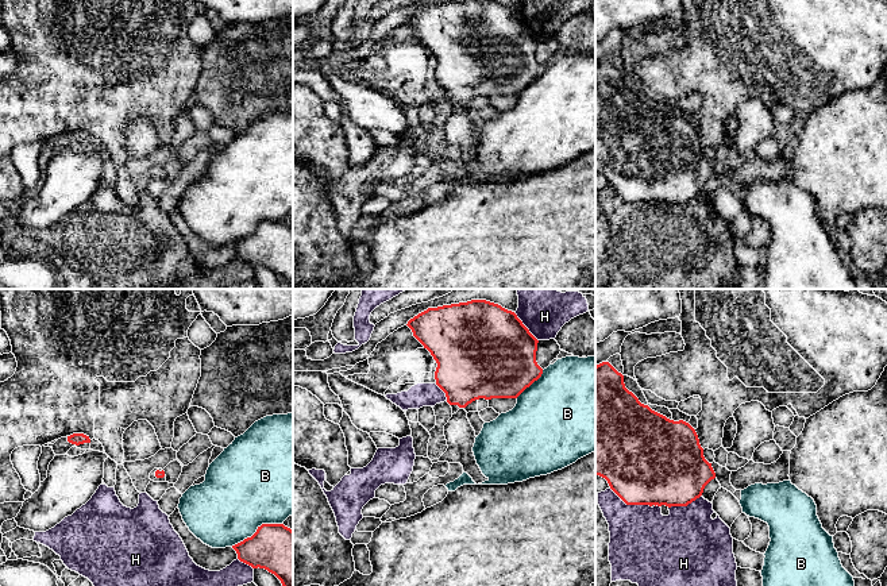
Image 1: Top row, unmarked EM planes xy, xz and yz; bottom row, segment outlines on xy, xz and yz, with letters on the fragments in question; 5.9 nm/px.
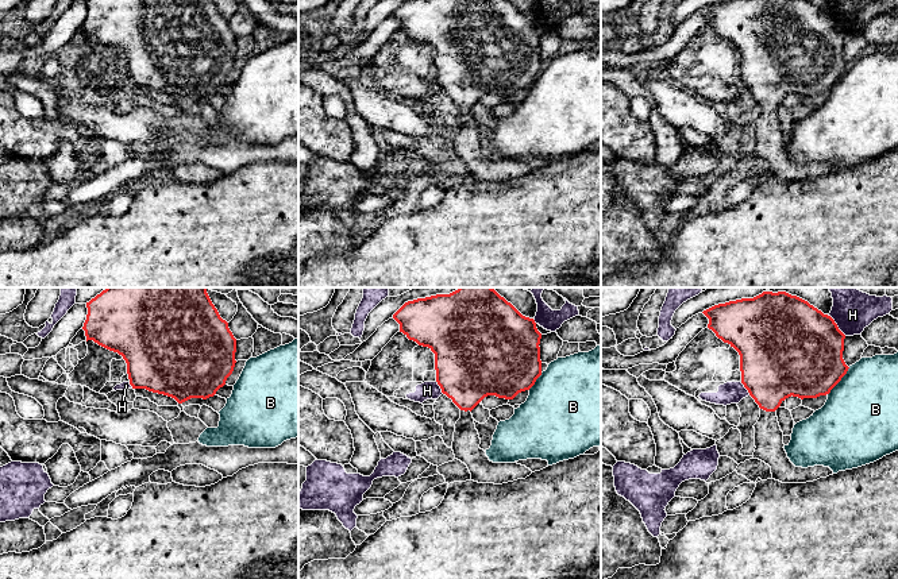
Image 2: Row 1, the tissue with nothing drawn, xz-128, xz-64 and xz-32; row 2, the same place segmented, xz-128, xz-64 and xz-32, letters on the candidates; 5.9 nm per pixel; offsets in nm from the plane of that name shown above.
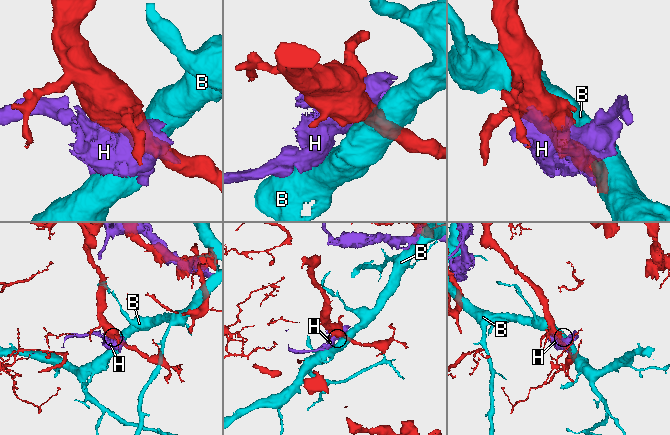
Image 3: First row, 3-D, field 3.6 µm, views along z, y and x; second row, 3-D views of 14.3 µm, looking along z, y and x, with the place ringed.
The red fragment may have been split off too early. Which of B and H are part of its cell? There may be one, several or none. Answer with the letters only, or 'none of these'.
none of these

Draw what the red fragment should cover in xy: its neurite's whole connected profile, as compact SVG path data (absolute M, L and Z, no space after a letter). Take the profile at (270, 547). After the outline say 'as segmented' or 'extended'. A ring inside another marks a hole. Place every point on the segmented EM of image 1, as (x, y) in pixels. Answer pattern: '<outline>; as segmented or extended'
M262 524L257 532L232 545L238 559L252 568L274 574L282 586L293 586L293 531L284 524Z; as segmented

